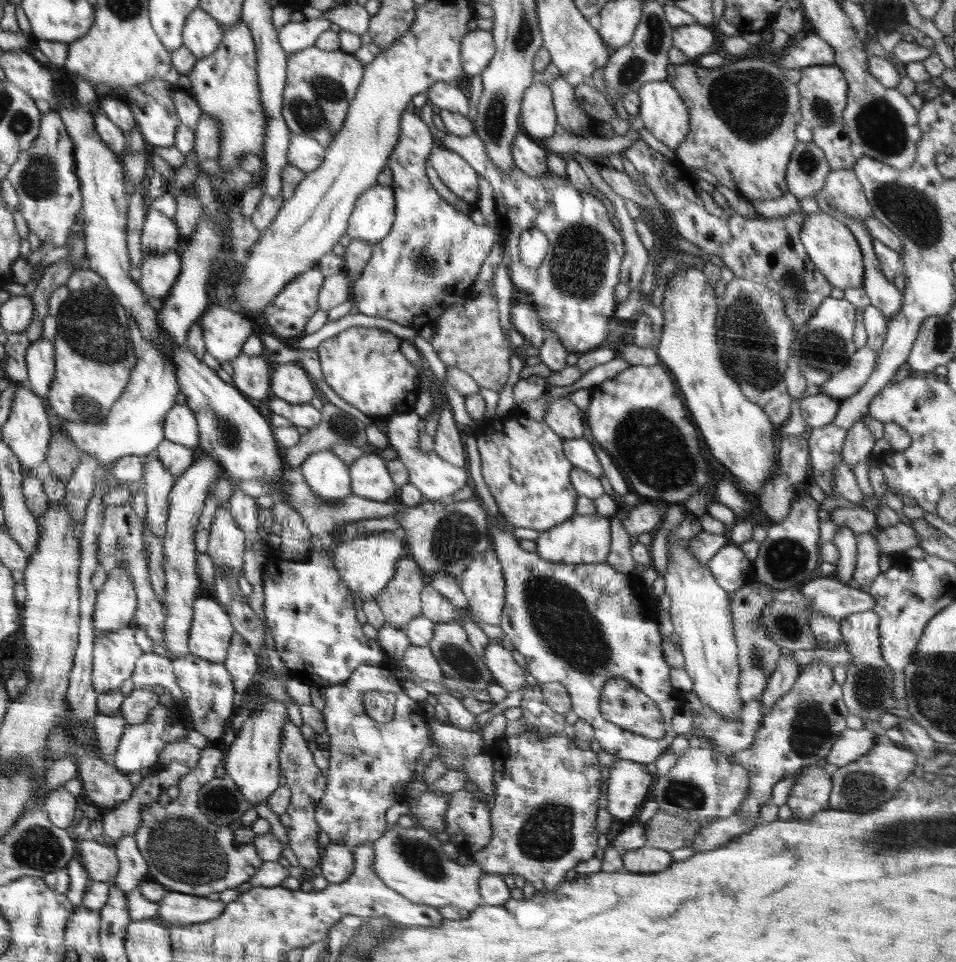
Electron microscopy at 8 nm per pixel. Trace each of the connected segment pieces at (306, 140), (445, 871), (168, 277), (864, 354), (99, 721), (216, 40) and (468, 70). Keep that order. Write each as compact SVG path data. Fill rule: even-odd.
M290 134L290 146L287 153L287 164L296 166L302 172L316 170L324 160L326 149L314 138L307 135Z
M418 823L412 828L401 828L396 825L392 830L386 830L373 842L373 849L375 873L382 882L388 885L388 888L395 890L410 902L427 904L436 908L454 905L470 913L481 905L479 880L482 870L480 865L475 862L468 866L458 864L449 847Z
M176 249L163 255L142 252L139 286L147 297L163 298L176 282L181 269L181 257Z
M870 347L857 349L848 364L820 386L821 392L839 401L851 397L866 384L876 366L876 359L878 353Z
M121 711L113 715L98 714L94 717L94 730L98 738L98 746L104 754L114 754L119 746L127 722Z
M198 6L186 19L182 31L182 44L197 59L207 57L220 46L223 29L216 19Z
M468 31L461 42L460 62L465 77L480 75L495 55L495 40L490 31Z

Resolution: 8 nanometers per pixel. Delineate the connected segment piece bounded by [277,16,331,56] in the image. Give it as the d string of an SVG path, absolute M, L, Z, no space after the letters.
M329 18L306 19L302 22L288 22L277 32L278 43L287 54L300 52L315 44L317 36L330 29Z

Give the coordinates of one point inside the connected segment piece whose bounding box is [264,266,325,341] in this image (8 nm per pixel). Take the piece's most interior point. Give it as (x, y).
(287, 314)

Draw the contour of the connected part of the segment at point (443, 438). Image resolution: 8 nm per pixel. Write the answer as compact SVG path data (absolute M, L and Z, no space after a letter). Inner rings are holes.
M444 408L440 413L436 434L433 436L433 451L454 466L466 468L468 454L465 451L465 444L462 443L460 432L456 427L456 421L452 420L450 408Z

